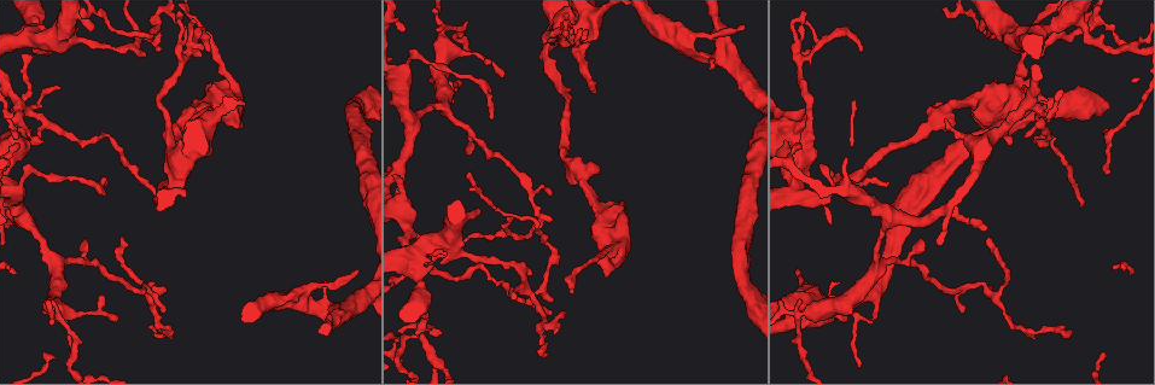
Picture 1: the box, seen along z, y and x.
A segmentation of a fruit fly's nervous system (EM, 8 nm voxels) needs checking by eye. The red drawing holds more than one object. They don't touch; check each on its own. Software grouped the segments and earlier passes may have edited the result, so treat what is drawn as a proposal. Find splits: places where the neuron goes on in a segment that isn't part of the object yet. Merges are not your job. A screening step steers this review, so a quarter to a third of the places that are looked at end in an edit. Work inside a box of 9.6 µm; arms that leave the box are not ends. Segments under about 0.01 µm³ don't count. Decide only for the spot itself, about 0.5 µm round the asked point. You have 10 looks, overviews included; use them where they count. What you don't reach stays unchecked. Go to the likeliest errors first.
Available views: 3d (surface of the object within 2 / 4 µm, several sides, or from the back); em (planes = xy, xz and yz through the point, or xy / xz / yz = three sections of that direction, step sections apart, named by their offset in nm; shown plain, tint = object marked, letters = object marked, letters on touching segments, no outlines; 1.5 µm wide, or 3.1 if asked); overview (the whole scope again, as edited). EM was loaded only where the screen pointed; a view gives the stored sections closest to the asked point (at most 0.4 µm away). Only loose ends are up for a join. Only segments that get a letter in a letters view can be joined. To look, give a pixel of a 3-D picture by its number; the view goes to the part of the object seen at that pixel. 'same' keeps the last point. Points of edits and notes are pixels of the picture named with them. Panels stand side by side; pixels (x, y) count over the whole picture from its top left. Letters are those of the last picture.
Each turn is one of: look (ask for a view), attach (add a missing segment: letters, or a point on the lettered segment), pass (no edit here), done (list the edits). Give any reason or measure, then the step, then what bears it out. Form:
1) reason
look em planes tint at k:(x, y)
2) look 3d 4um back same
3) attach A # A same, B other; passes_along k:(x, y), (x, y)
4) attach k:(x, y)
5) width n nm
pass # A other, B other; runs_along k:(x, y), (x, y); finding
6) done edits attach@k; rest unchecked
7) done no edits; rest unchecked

look em planes plain at 1:(478, 212)

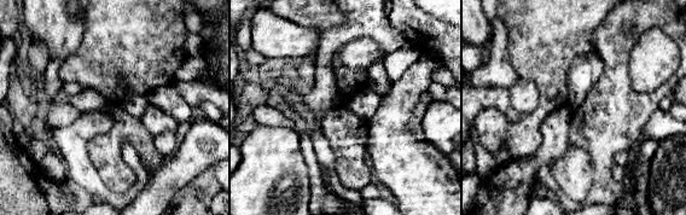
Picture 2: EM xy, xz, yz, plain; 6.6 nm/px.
look em planes letters same

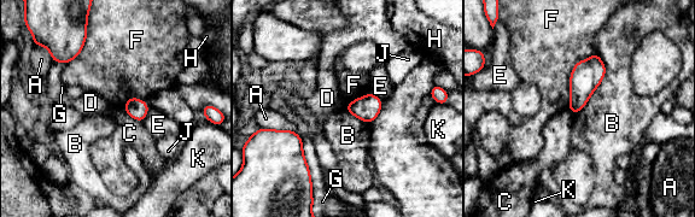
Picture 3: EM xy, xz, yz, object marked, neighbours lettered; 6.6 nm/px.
pass # A other, B other, C other, D other, E other, F other, G other, H other, J other, K other; no lettered segment goes on from it

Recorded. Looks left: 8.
an open end
look 3d 2um at 1:(595, 91)

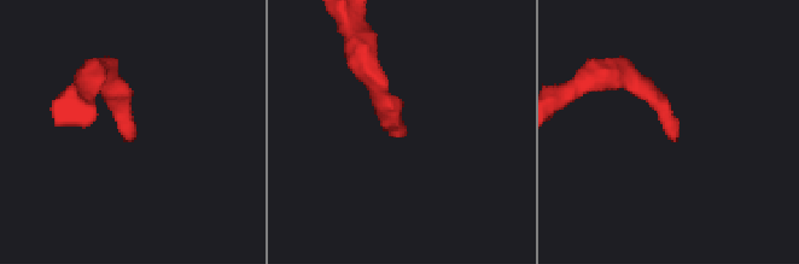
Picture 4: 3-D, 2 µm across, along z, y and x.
look em planes letters at 4:(674, 132)

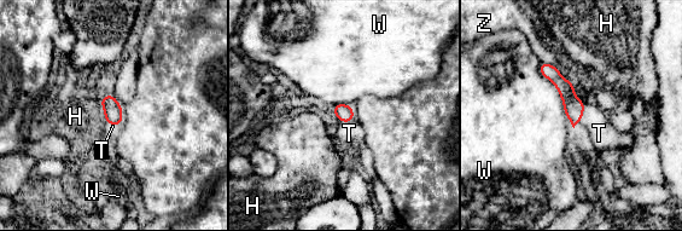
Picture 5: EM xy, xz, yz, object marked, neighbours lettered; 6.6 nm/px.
width 110 nm
attach T # H other, T same, W other, Z other; passes_along 5:(573, 107), (582, 115), (599, 133); it goes on there

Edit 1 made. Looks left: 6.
redraw
look overview

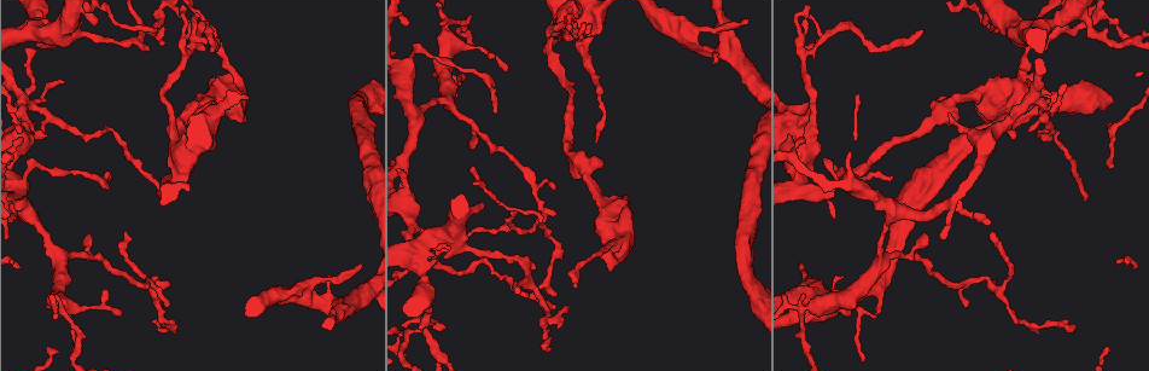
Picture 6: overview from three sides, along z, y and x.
free end
look 3d 4um at 6:(362, 265)

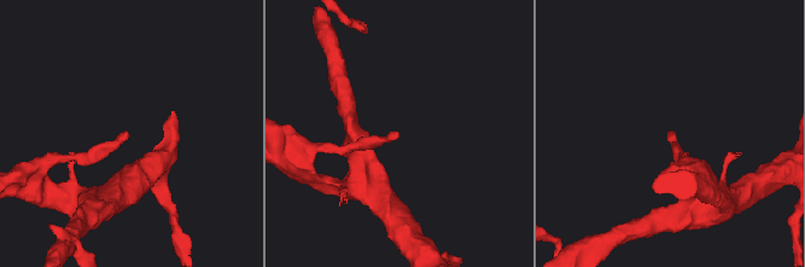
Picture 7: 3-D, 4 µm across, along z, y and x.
look em planes tint at 7:(126, 133)

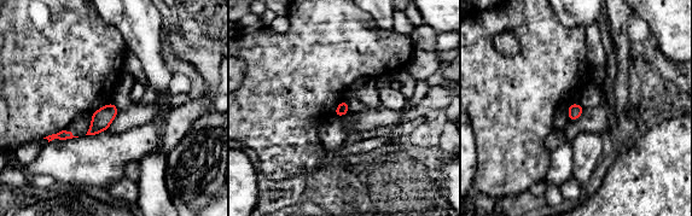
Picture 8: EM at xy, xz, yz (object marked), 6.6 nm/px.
look em planes letters same

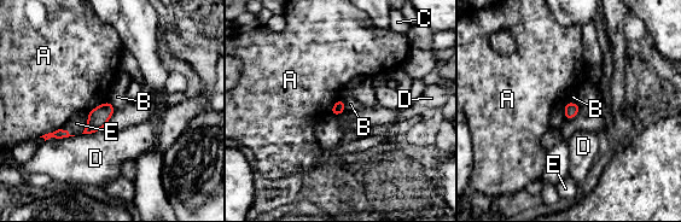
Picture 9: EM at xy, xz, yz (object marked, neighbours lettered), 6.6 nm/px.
pass # A other, B other, C other, D other, E other; border 9:(342, 98), (345, 111); no lettered segment goes on from it

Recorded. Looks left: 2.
tapers out
look em planes letters at 6:(164, 42)

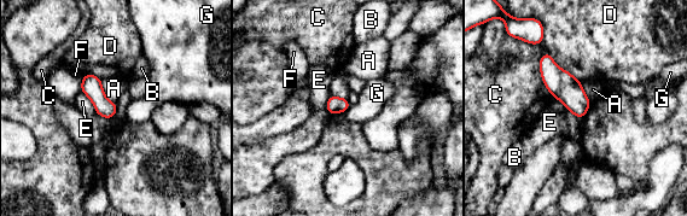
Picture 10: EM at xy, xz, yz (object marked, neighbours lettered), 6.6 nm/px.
longest_contact C 320 nm
pass # A other, B other, C other, D other, E other, F other, G other; border 10:(350, 105), (344, 112); no lettered segment goes on from it

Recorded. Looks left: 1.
done edits attach@5; rest unchecked

